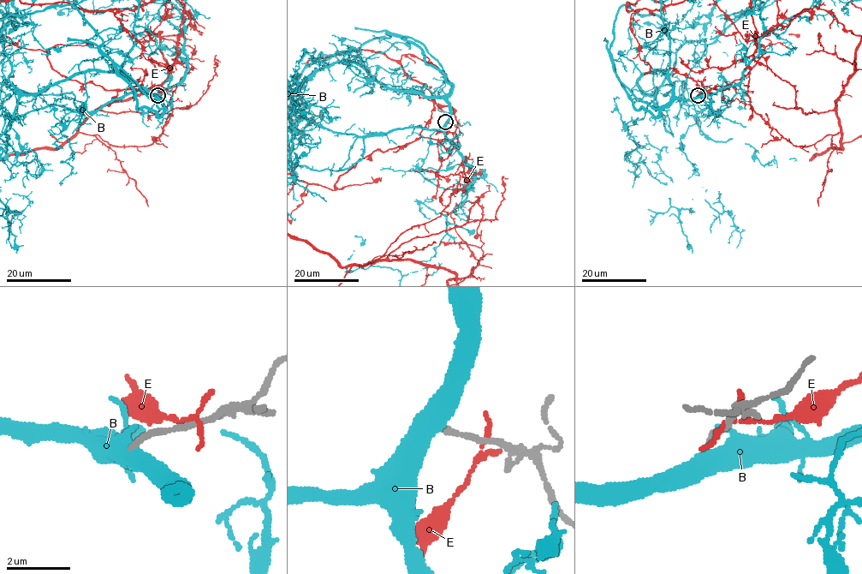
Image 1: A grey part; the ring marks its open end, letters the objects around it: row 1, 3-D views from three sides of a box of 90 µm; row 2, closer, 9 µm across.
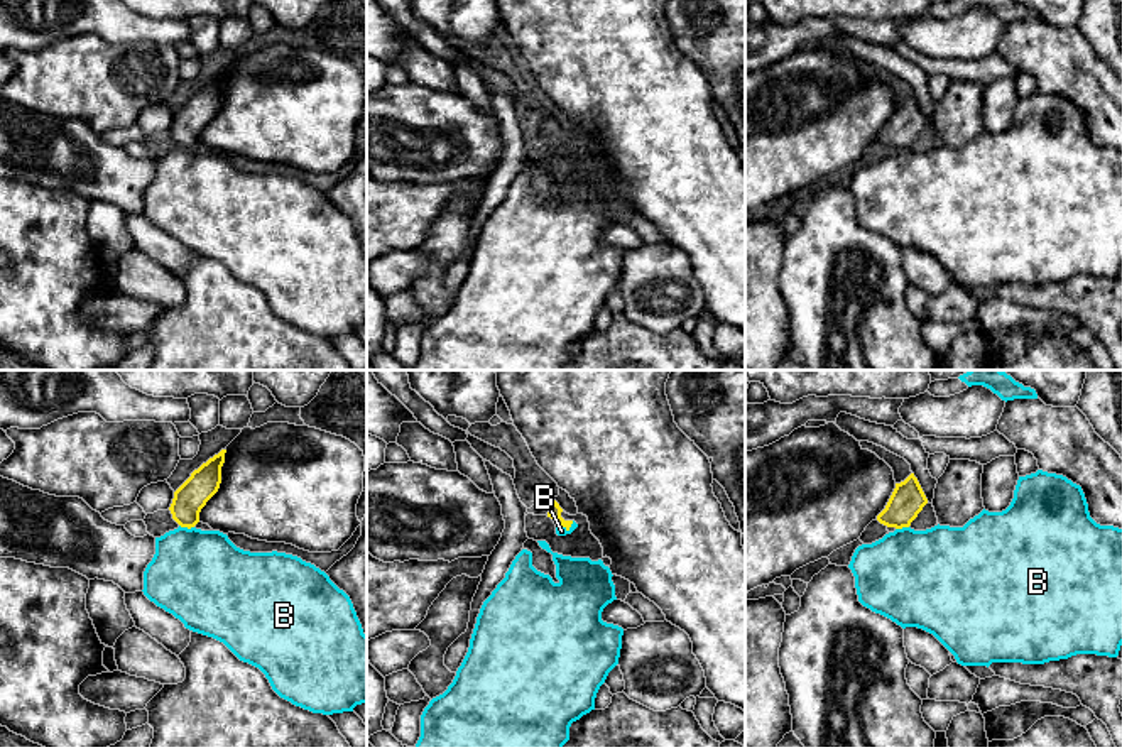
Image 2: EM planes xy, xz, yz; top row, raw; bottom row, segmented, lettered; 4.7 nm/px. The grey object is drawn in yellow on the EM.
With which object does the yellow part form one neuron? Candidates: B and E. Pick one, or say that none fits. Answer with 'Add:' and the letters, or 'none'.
Add: none

